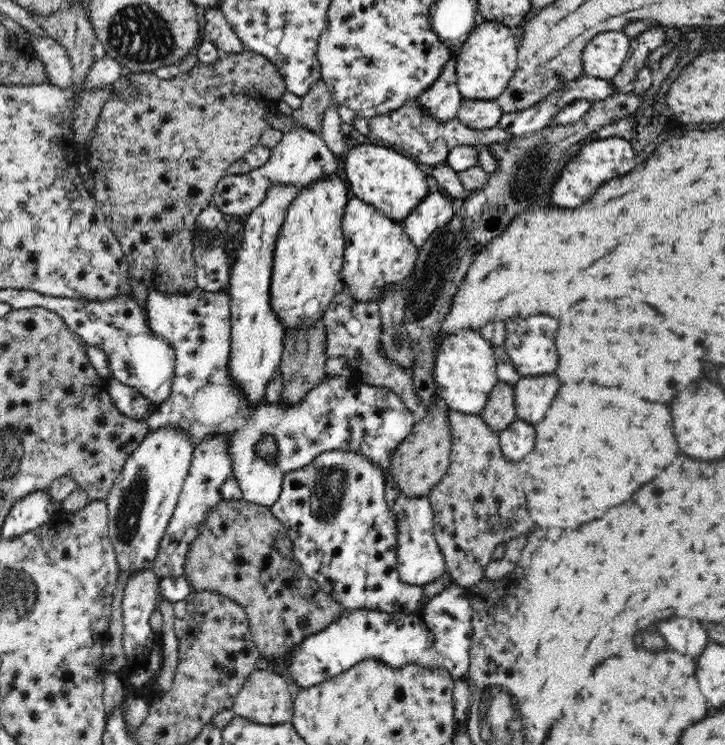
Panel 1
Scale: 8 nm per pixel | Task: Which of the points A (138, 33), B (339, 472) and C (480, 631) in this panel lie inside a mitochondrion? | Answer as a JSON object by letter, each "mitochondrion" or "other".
{"A":"mitochondrion","B":"mitochondrion","C":"other"}

